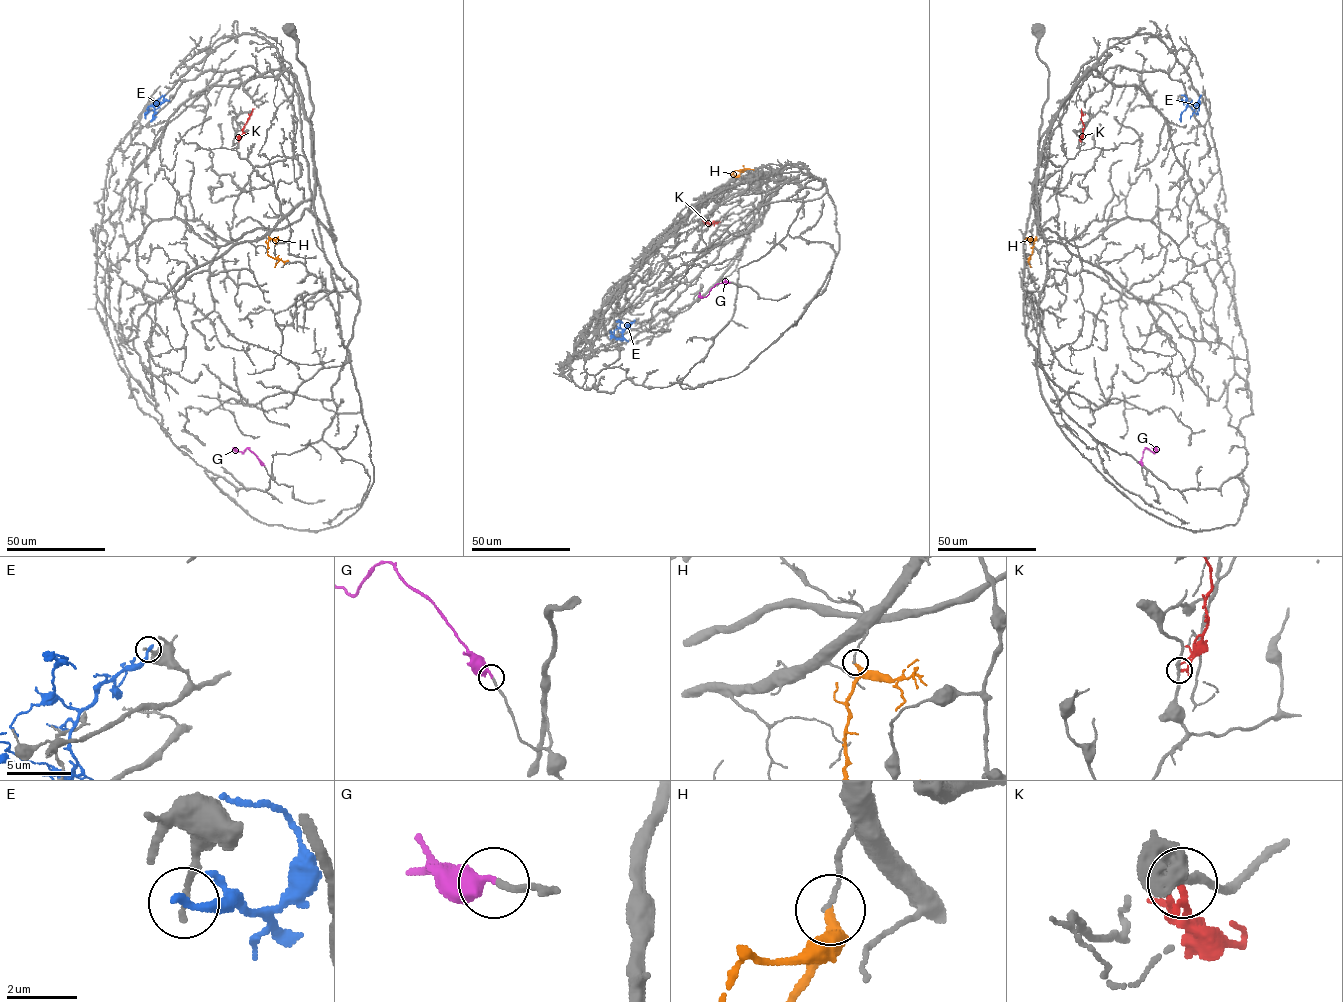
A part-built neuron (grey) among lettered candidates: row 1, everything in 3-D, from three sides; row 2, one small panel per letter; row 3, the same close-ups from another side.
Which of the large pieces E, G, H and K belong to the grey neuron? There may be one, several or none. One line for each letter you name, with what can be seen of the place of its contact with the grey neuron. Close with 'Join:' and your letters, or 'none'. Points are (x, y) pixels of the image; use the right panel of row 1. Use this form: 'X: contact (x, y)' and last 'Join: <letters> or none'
G: contact (1142, 465)
Join: G

